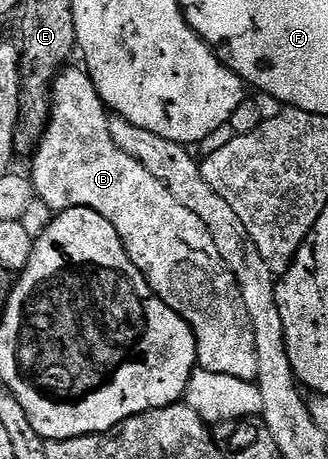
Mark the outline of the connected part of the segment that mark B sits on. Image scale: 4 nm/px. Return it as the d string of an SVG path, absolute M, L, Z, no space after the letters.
M73 66L58 71L53 81L53 107L49 113L49 124L32 156L31 178L36 198L46 202L54 213L72 207L90 207L95 213L107 217L107 221L115 225L115 233L119 233L127 257L131 257L154 293L172 311L179 313L179 317L183 317L183 321L187 321L192 329L197 342L197 367L207 373L256 380L259 357L255 351L255 333L251 329L239 285L227 269L223 257L219 257L219 249L215 249L215 241L207 225L203 225L203 221L199 221L191 209L179 205L159 177L151 177L151 173L147 173L147 169L143 169L135 157L123 153L123 149L115 145L109 128L110 112L97 96L89 72L80 66Z

